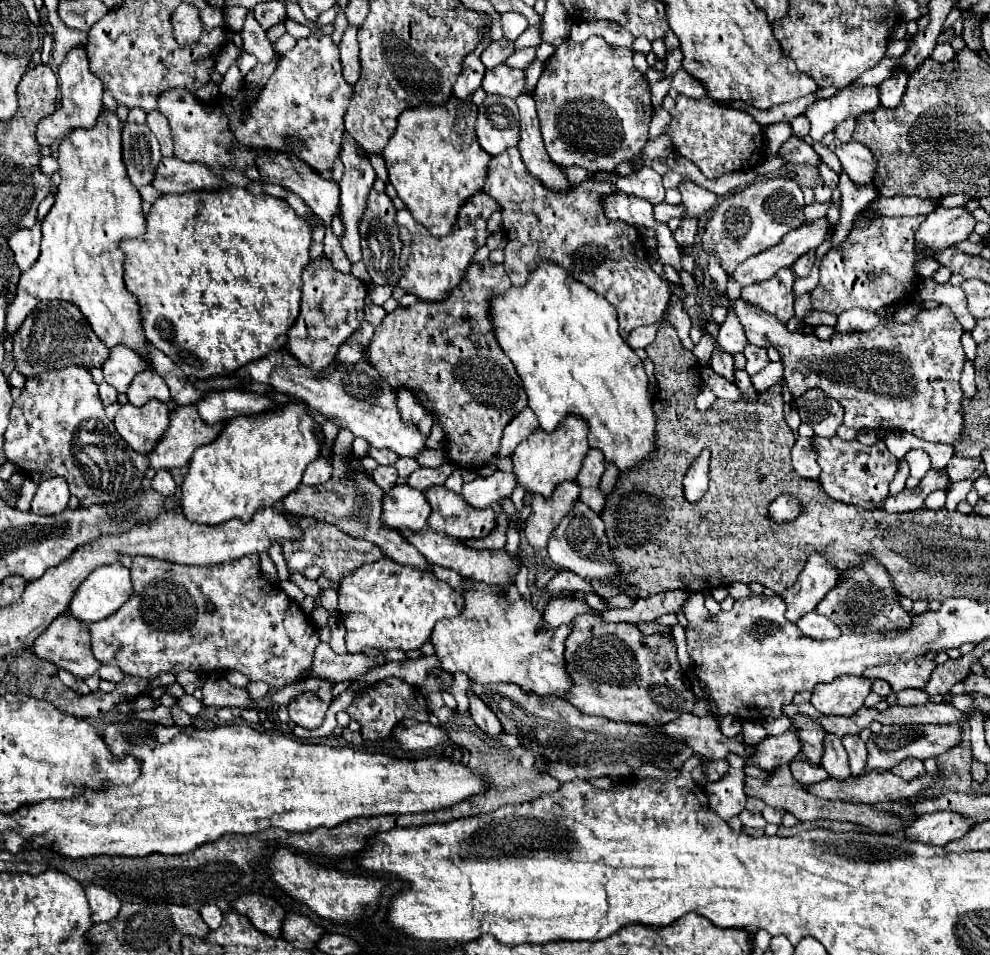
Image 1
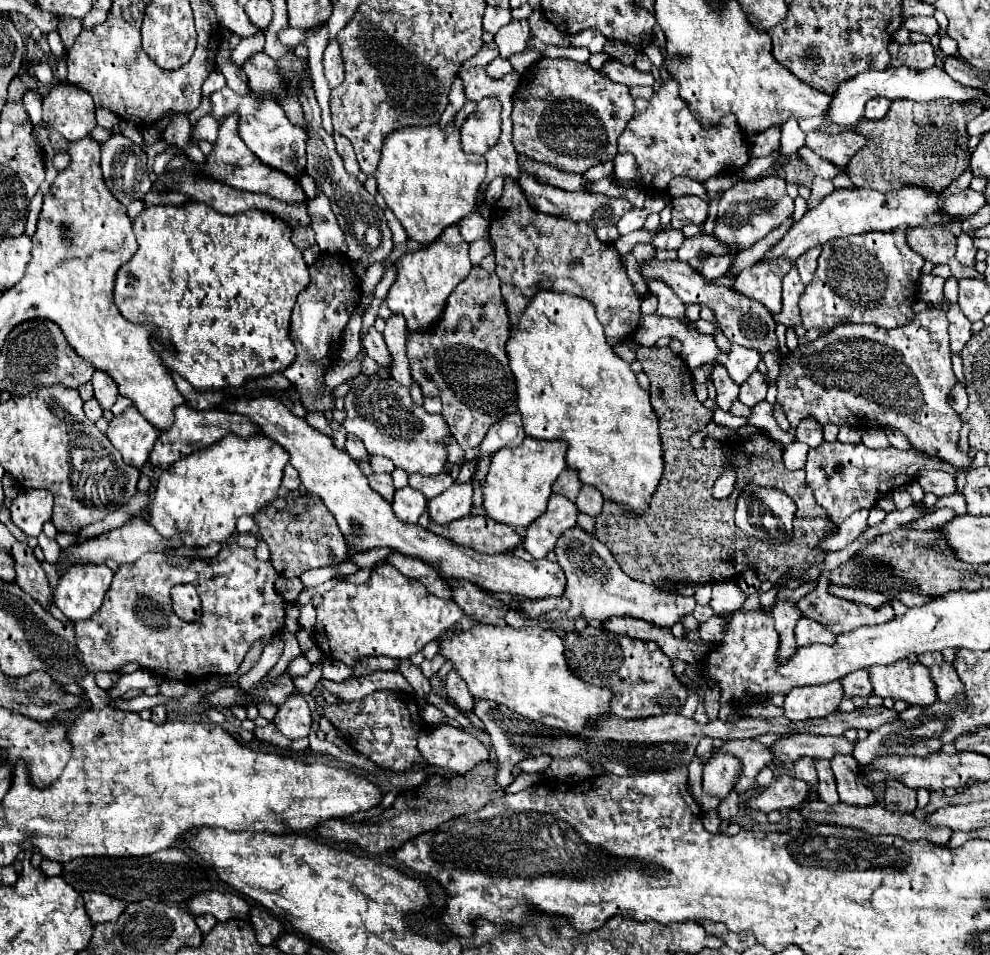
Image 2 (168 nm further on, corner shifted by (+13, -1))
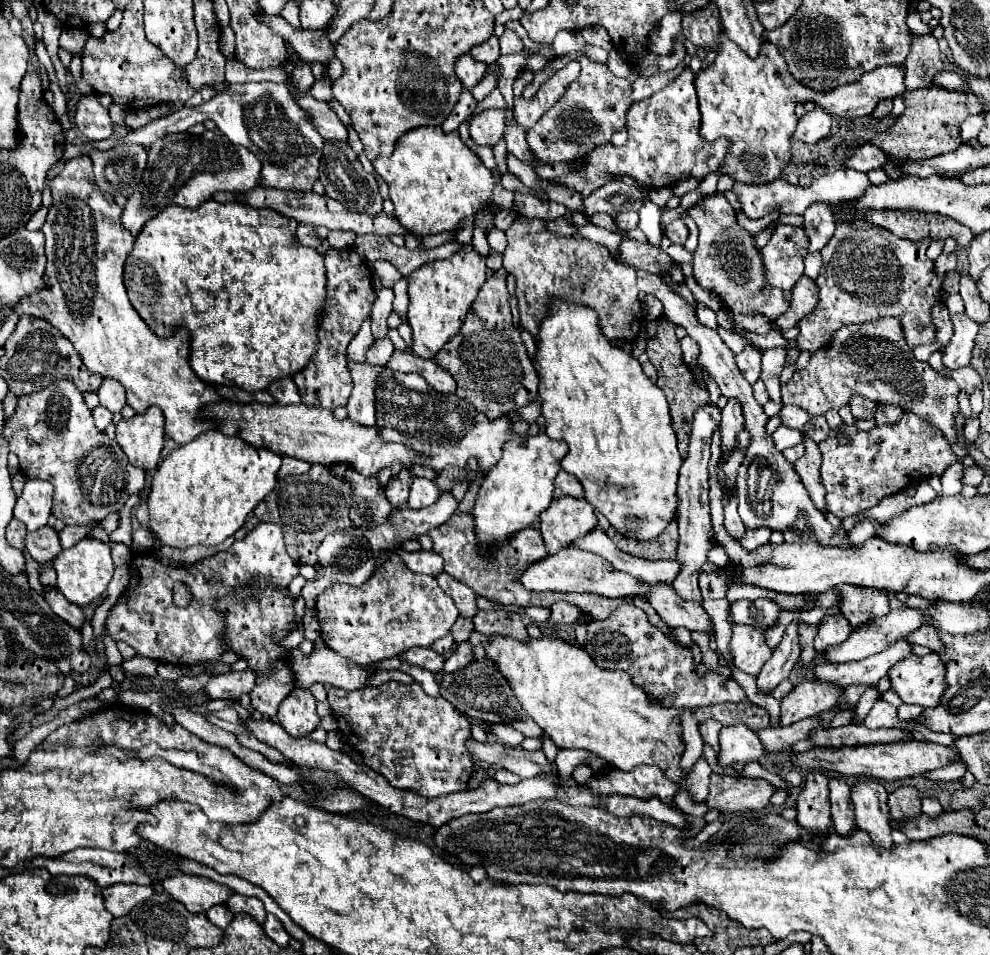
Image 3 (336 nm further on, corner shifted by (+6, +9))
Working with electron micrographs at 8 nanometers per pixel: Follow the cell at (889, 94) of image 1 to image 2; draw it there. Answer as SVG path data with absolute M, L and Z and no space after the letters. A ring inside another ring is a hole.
M873 98L871 102L867 102L867 106L865 106L865 118L869 118L869 120L879 120L879 118L883 118L885 114L887 114L887 110L889 110L889 100L887 98Z

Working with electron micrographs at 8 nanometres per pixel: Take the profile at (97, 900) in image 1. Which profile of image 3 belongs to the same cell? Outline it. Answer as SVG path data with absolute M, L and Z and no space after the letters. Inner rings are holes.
M114 884L104 888L104 904L112 916L126 916L136 904L148 900L154 890L152 886L138 886L138 884Z

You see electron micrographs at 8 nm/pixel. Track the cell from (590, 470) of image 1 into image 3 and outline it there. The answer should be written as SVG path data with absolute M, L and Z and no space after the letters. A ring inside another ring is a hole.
M558 472L556 480L554 480L554 498L560 496L572 496L572 498L582 498L582 484L578 484L578 480L574 480L574 476L570 476L568 472Z

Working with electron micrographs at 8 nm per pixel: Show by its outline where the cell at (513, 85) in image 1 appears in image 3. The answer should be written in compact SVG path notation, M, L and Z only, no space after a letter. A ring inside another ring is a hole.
M464 54L456 60L456 68L454 68L456 76L460 78L460 82L470 90L474 88L486 74L486 66L478 60L474 60L470 54Z

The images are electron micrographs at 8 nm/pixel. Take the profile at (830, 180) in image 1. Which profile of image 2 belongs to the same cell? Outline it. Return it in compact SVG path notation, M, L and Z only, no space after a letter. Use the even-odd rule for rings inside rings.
M813 180L813 186L811 186L811 198L809 198L809 208L815 208L819 206L819 202L831 194L835 188L829 180Z

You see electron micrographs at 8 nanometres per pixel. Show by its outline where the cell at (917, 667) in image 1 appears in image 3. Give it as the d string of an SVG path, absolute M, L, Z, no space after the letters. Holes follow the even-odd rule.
M936 652L926 656L906 656L902 664L890 668L888 676L892 680L892 690L902 698L906 704L918 704L924 708L934 708L944 690L944 664Z

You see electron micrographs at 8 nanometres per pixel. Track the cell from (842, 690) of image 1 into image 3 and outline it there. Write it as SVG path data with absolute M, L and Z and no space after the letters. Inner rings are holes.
M800 682L782 698L780 726L790 726L802 718L820 714L838 704L842 688L828 682Z

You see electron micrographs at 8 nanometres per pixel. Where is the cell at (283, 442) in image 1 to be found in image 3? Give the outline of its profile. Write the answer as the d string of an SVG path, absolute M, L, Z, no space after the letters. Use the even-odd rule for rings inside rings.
M210 430L194 438L190 444L172 450L162 466L158 466L150 494L148 494L148 512L150 512L150 532L166 546L186 550L190 546L216 546L230 538L238 528L242 528L246 516L254 510L264 496L268 496L276 484L276 472L280 470L282 458L266 448L254 448L240 440L238 436L226 436L218 430Z

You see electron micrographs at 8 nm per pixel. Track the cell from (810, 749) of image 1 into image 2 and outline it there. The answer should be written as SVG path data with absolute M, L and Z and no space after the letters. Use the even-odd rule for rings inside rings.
M799 758L795 764L795 776L809 782L813 786L811 790L811 796L809 798L817 798L817 792L815 792L815 786L817 786L817 772L815 772L815 766L813 766L813 758Z

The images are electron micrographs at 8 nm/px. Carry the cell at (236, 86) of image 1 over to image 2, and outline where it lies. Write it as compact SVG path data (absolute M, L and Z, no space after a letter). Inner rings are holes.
M227 86L211 94L211 116L221 120L227 112L235 112L235 110L241 114L239 136L263 164L273 166L277 170L285 170L285 174L291 174L293 178L303 174L305 162L307 162L307 156L305 156L307 132L299 126L293 126L277 102L273 100L259 102L259 96L255 94L241 96L229 90Z

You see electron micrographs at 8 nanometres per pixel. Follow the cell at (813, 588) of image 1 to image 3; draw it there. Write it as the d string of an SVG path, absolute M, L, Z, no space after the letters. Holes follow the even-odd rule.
M794 620L788 628L786 628L786 634L780 642L780 646L772 652L772 658L764 664L762 672L758 674L756 678L756 684L758 684L758 690L762 694L770 694L782 680L788 678L790 670L796 666L798 662L798 622Z

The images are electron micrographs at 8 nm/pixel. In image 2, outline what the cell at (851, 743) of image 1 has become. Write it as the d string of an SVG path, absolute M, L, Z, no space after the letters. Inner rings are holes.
M837 754L831 760L831 768L833 768L835 780L837 780L837 790L839 790L841 802L853 804L853 806L865 806L865 804L875 802L871 788L867 788L861 782L859 764L855 762L855 758L851 754Z

